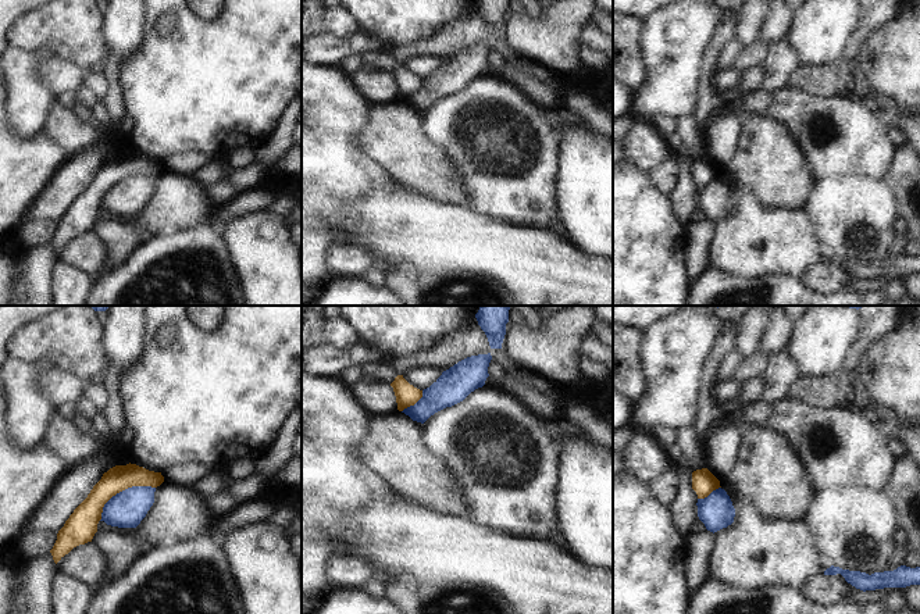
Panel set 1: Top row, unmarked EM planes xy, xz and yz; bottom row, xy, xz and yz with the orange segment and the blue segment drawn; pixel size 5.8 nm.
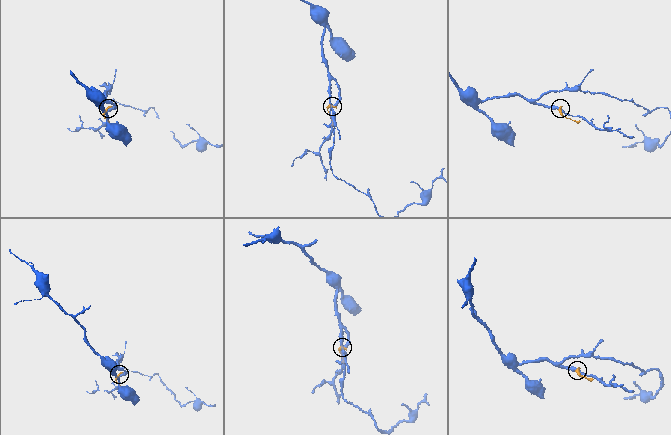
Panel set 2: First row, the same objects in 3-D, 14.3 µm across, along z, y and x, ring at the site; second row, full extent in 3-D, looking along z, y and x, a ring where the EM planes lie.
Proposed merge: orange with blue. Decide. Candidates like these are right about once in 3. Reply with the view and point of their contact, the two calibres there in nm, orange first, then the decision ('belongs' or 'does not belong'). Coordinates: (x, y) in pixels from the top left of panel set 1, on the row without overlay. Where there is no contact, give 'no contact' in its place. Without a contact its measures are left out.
xy (121, 179) | 160/220 nm | does not belong

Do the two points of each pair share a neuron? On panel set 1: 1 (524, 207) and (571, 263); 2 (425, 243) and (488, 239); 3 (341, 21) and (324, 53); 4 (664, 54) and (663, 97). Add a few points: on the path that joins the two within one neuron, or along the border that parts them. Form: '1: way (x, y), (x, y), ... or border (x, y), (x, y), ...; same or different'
1: border (510, 222), (546, 228); different
2: way (441, 239), (473, 239); same
3: border (360, 28), (346, 38), (335, 38), (325, 34); different
4: way (664, 65), (664, 86); same

